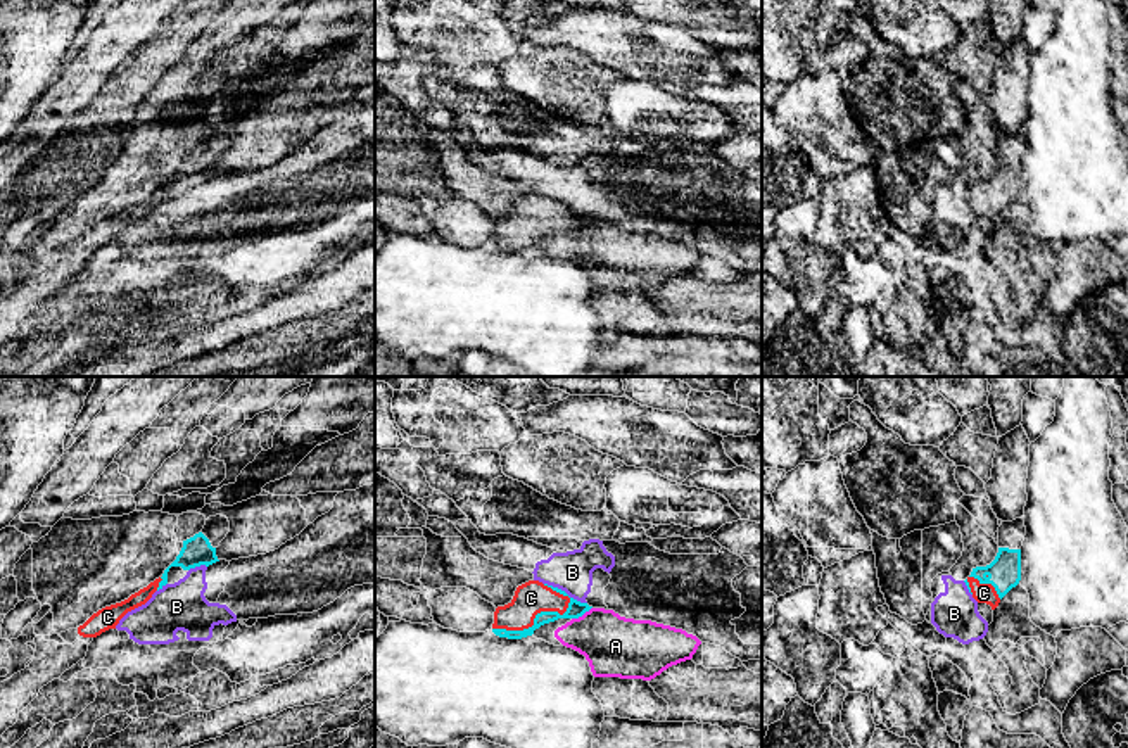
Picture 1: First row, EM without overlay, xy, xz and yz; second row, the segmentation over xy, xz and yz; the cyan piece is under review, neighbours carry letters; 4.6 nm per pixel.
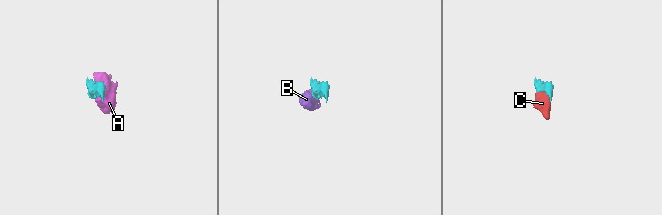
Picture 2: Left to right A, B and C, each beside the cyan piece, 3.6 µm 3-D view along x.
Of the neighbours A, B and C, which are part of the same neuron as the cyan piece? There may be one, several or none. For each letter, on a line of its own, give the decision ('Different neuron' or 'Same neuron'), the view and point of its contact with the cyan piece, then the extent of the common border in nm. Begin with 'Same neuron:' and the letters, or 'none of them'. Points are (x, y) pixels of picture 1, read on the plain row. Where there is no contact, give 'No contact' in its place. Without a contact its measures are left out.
Same neuron: C
A: Different neuron. Touches cyan at xz (581, 228). Shared border 110 nm
B: Different neuron. Touches cyan at xz (564, 204). Shared border 220 nm
C: Same neuron. Touches cyan at xz (534, 232). Shared border 400 nm

